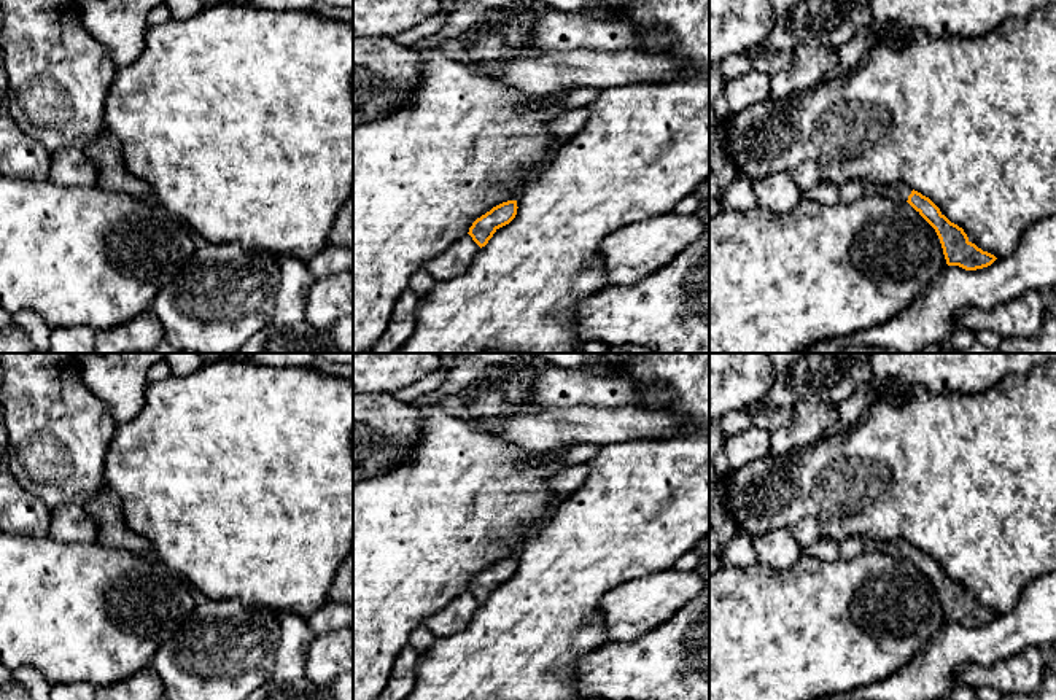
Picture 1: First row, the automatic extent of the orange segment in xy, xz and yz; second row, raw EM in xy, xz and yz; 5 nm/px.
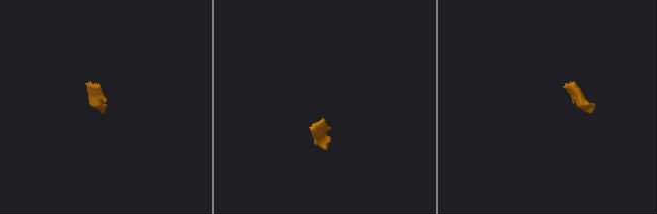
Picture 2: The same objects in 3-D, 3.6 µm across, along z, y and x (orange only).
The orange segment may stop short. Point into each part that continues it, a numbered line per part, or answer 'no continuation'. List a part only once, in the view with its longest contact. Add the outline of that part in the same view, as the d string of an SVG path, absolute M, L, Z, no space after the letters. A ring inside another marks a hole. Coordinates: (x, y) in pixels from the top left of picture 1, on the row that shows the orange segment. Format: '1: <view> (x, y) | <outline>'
1: yz (900, 190) | M895 183L892 188L891 188L891 192L894 196L897 196L899 199L902 200L908 200L908 196L911 194L911 188L905 183Z

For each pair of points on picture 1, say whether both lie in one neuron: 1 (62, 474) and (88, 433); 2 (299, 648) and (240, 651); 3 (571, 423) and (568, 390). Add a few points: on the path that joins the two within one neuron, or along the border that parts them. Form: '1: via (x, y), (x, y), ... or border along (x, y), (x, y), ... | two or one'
1: via (62, 465), (62, 458), (78, 443) | one
2: border along (282, 618), (275, 667), (271, 678) | two
3: border along (606, 406), (539, 408) | two

